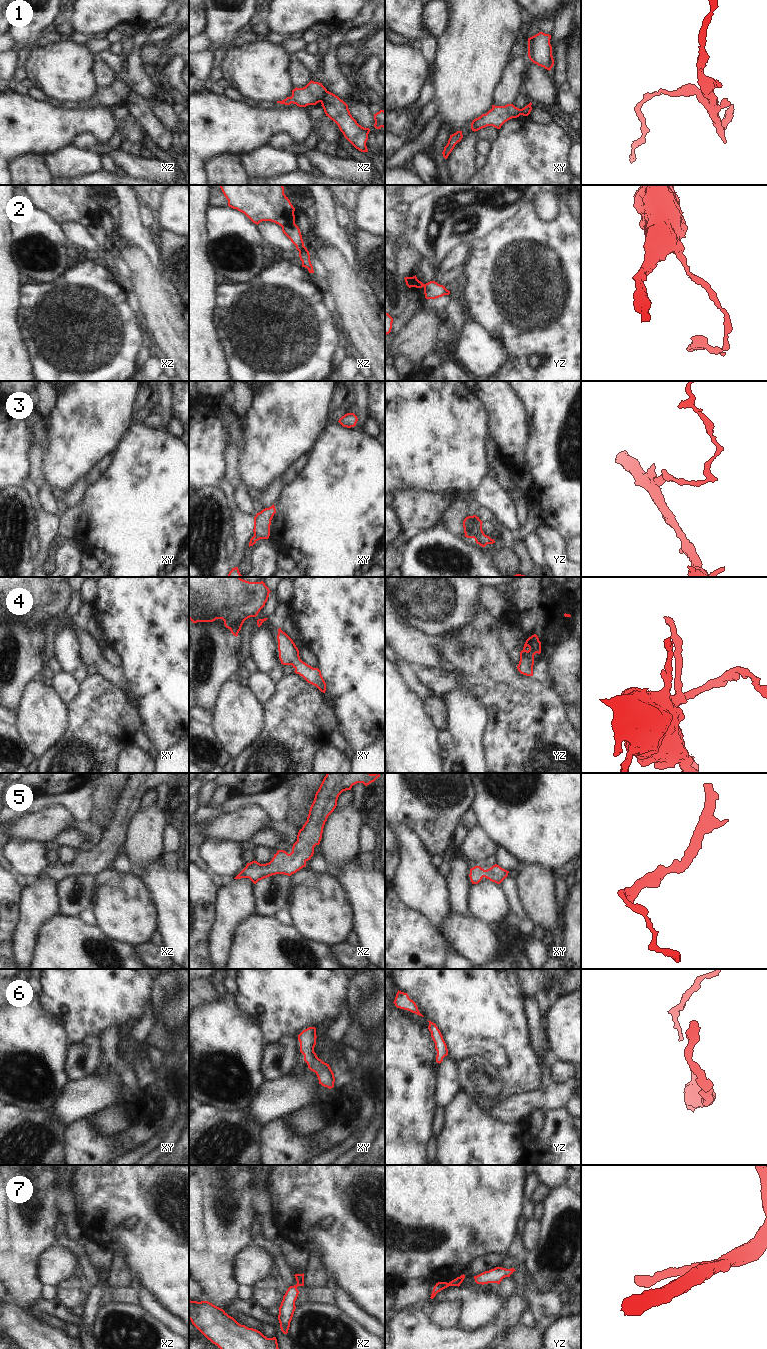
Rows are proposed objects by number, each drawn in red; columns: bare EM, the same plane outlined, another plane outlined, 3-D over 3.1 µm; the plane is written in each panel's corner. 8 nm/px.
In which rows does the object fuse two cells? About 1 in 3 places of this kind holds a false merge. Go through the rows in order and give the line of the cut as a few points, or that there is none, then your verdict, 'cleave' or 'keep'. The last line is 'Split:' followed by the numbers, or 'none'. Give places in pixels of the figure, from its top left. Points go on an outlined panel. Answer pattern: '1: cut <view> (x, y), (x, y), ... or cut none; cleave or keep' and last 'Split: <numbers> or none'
1: cut xz (326, 90), (320, 101); cleave
2: cut xz (294, 223), (281, 226); cleave
3: cut none; keep
4: cut none; keep
5: cut none; keep
6: cut none; keep
7: cut none; keep
Split: 1, 2

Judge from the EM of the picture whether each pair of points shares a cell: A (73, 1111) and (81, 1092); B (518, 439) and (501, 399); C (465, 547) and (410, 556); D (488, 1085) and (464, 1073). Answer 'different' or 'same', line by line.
A: same
B: same
C: same
D: same

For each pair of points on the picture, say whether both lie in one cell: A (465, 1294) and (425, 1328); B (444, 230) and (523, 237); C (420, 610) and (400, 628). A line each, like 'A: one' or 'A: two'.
A: two
B: two
C: two

